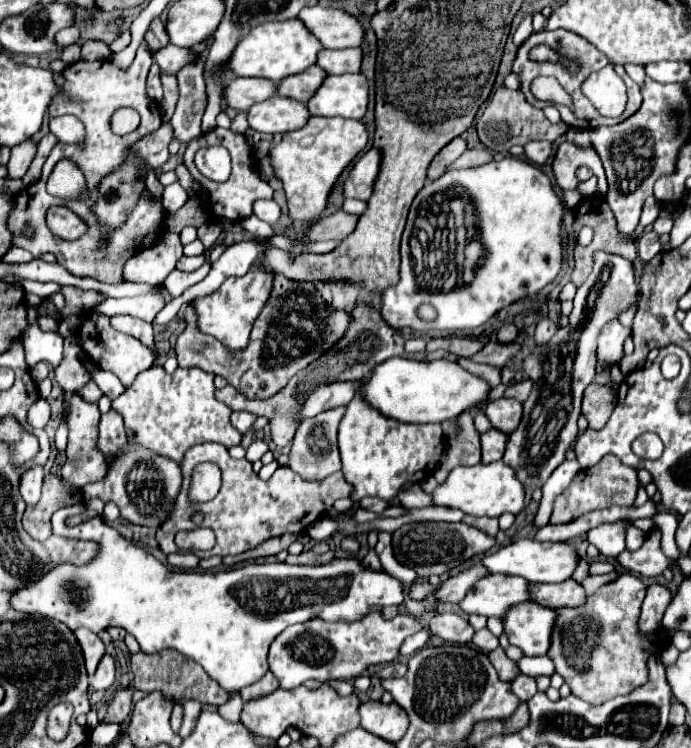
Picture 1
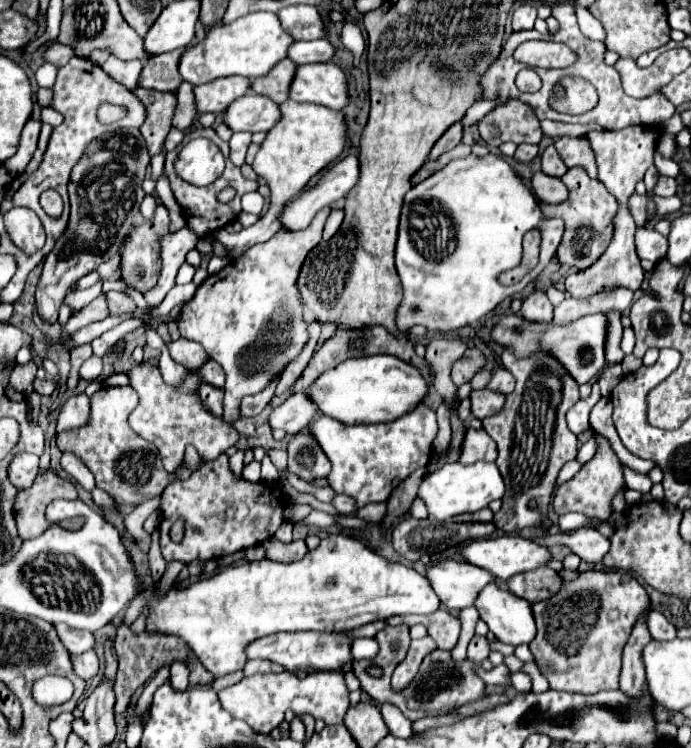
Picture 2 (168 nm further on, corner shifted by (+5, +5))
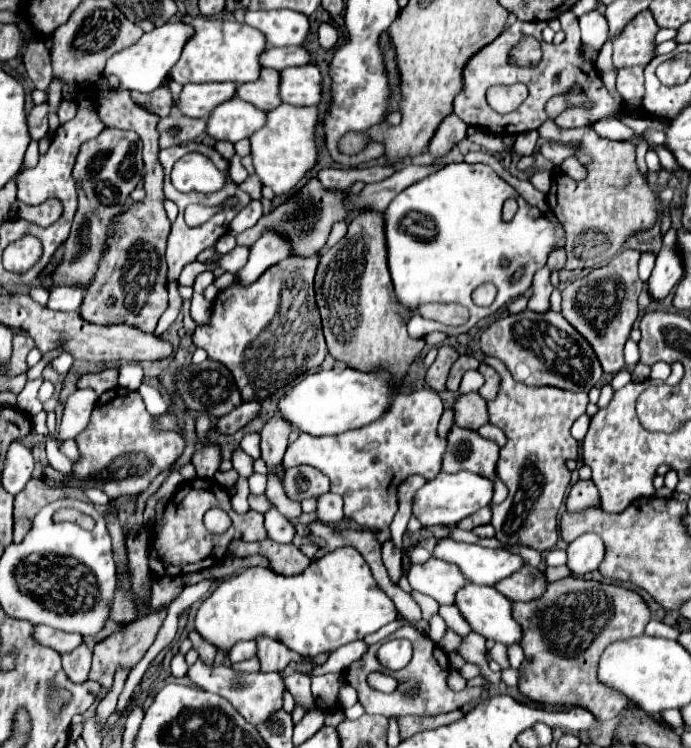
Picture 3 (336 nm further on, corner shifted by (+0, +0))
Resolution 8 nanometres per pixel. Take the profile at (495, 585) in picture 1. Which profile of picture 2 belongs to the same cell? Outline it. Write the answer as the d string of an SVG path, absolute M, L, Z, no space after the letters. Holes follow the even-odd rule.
M440 560L436 564L428 564L426 578L442 606L448 610L462 610L472 606L476 592L480 592L488 582L502 584L486 570L458 560Z

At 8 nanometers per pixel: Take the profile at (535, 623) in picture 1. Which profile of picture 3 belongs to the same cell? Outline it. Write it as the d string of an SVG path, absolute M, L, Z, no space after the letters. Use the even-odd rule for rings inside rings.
M467 583L467 587L463 587L457 593L457 607L463 613L463 617L469 621L471 629L485 635L487 639L493 639L503 645L521 643L523 631L521 631L521 625L513 619L513 603L509 599L505 599L505 595L501 595L495 587L481 587L481 585Z

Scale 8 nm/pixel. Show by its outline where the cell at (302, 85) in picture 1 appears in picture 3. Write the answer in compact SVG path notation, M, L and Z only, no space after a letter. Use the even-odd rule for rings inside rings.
M263 69L257 81L239 85L237 95L263 111L273 111L275 107L281 105L279 85L281 85L281 73L277 69Z

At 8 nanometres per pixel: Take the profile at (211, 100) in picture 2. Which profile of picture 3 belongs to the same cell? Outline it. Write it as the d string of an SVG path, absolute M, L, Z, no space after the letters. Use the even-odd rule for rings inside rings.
M191 83L179 97L179 109L187 117L209 117L209 111L237 95L235 83Z

